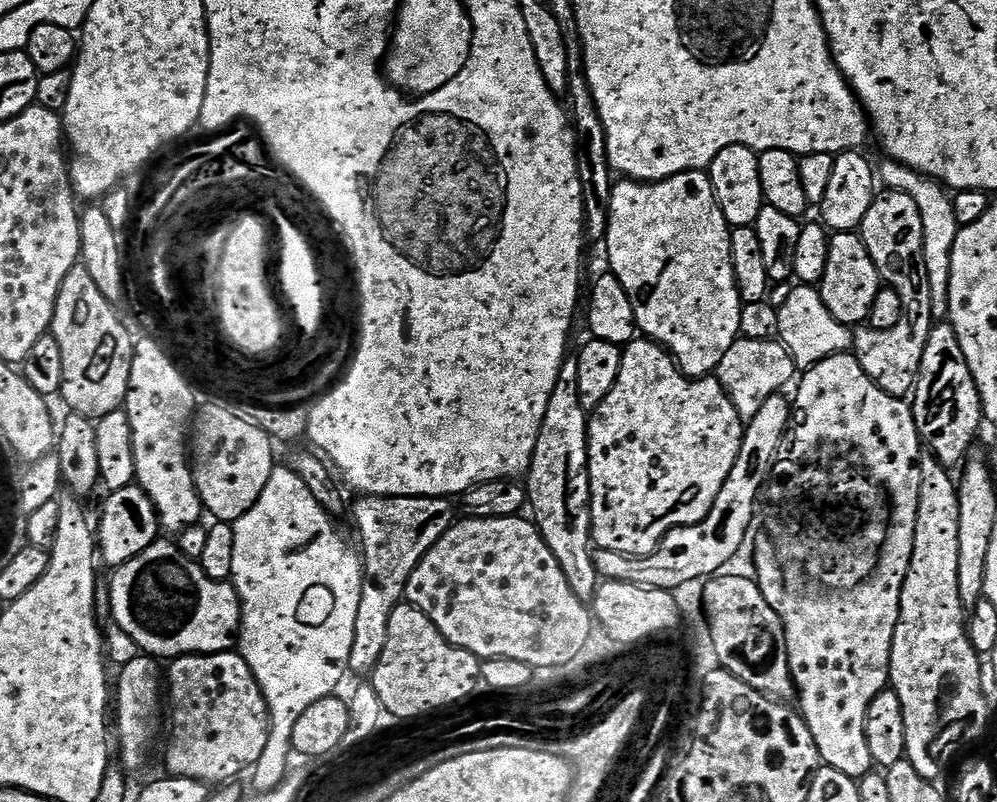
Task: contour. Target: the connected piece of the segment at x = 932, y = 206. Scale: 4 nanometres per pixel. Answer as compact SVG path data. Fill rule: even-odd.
M885 159L884 165L879 165L878 176L885 189L894 192L905 192L918 202L918 214L922 214L922 234L924 235L924 257L926 258L926 274L930 277L930 298L934 302L934 321L940 322L948 315L948 287L950 286L950 254L954 250L954 238L958 238L962 225L958 218L954 218L954 206L949 189L941 181L931 180L904 164L897 164L895 160Z

